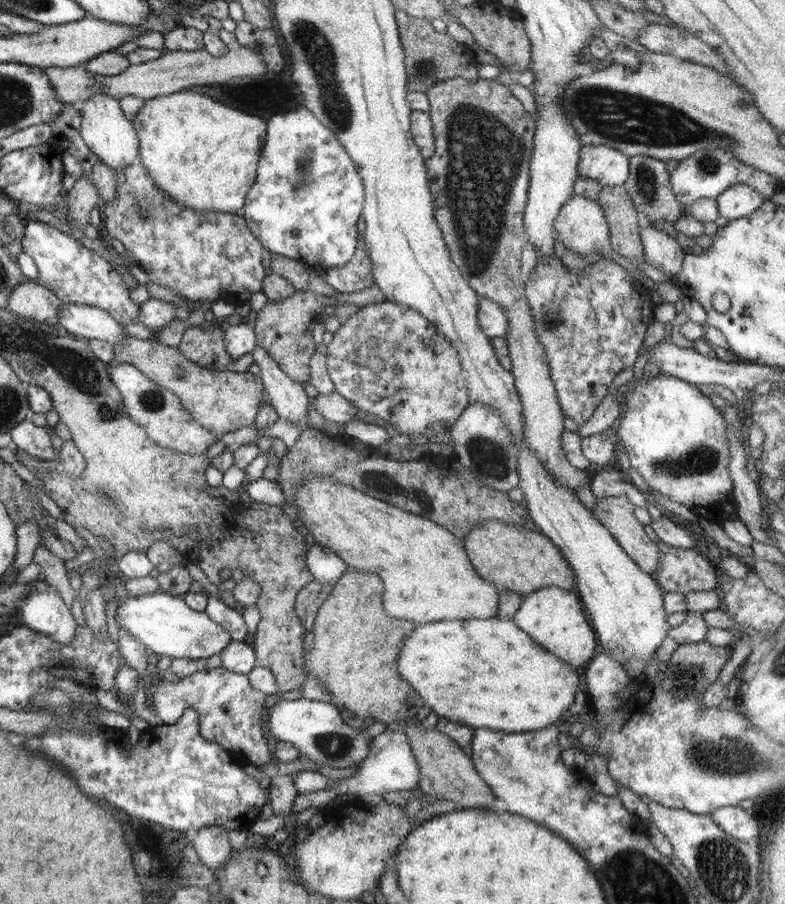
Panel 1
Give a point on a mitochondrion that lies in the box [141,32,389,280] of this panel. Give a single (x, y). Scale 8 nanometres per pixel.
(305, 160)

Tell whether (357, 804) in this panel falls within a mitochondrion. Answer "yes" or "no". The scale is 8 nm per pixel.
no

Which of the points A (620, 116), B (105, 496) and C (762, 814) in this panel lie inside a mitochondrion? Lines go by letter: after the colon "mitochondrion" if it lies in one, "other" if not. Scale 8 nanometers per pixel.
A: mitochondrion
B: mitochondrion
C: other

